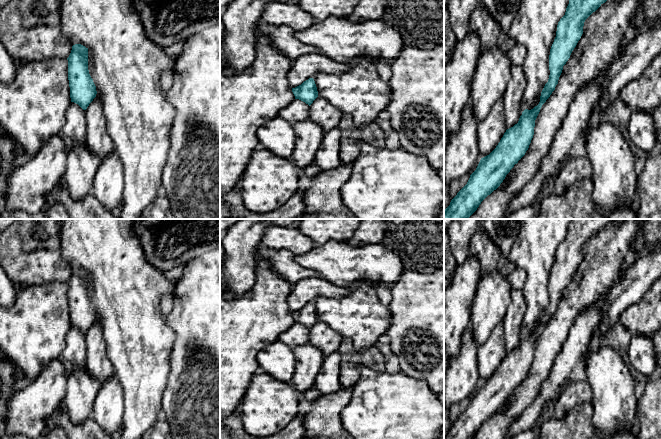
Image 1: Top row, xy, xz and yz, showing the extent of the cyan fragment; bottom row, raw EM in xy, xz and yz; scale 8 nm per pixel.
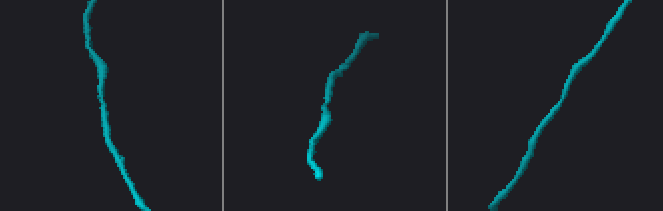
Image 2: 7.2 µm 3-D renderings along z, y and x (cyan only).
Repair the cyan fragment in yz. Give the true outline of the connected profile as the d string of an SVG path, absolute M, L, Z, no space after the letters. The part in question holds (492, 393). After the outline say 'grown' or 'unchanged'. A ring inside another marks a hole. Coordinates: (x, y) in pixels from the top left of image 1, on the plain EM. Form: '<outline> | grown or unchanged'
M570 220L550 273L550 299L541 316L539 328L531 334L525 333L518 347L506 354L496 372L481 382L467 408L444 433L444 439L509 439L510 426L538 395L577 316L611 288L643 220Z | grown

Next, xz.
M309 302L301 309L292 312L292 316L295 323L299 323L310 330L309 344L321 349L326 356L338 351L343 337L327 324L318 320L313 302Z | grown

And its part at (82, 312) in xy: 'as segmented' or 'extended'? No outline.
extended

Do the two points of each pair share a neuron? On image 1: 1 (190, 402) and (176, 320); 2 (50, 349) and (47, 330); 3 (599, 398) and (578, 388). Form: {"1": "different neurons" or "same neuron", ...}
{"1": "same neuron", "2": "same neuron", "3": "different neurons"}

